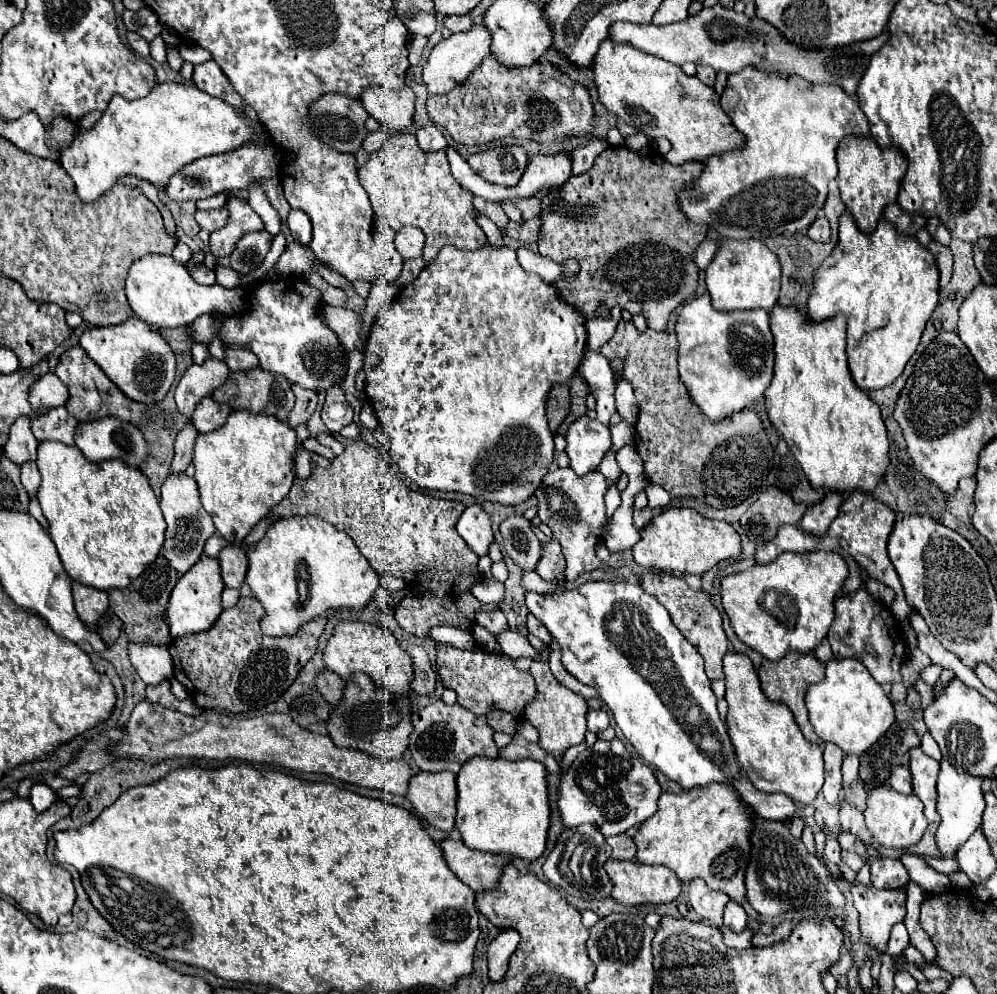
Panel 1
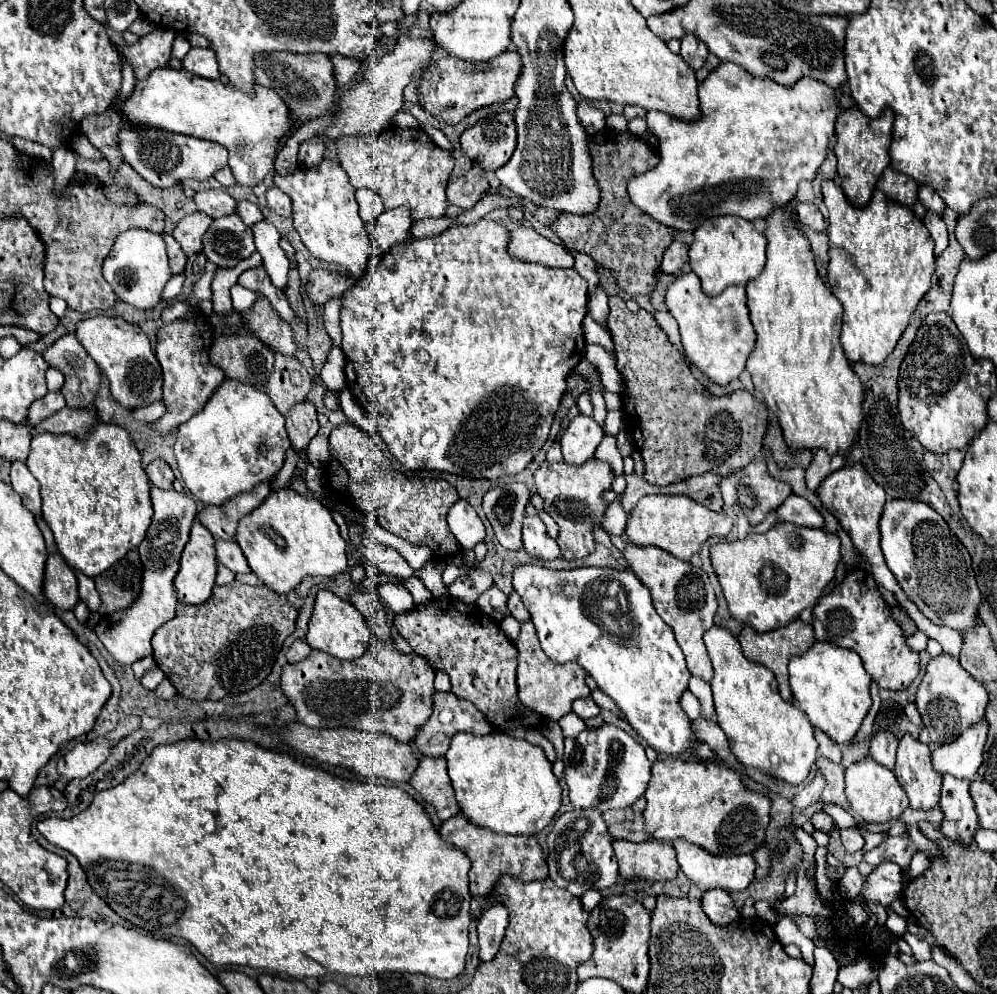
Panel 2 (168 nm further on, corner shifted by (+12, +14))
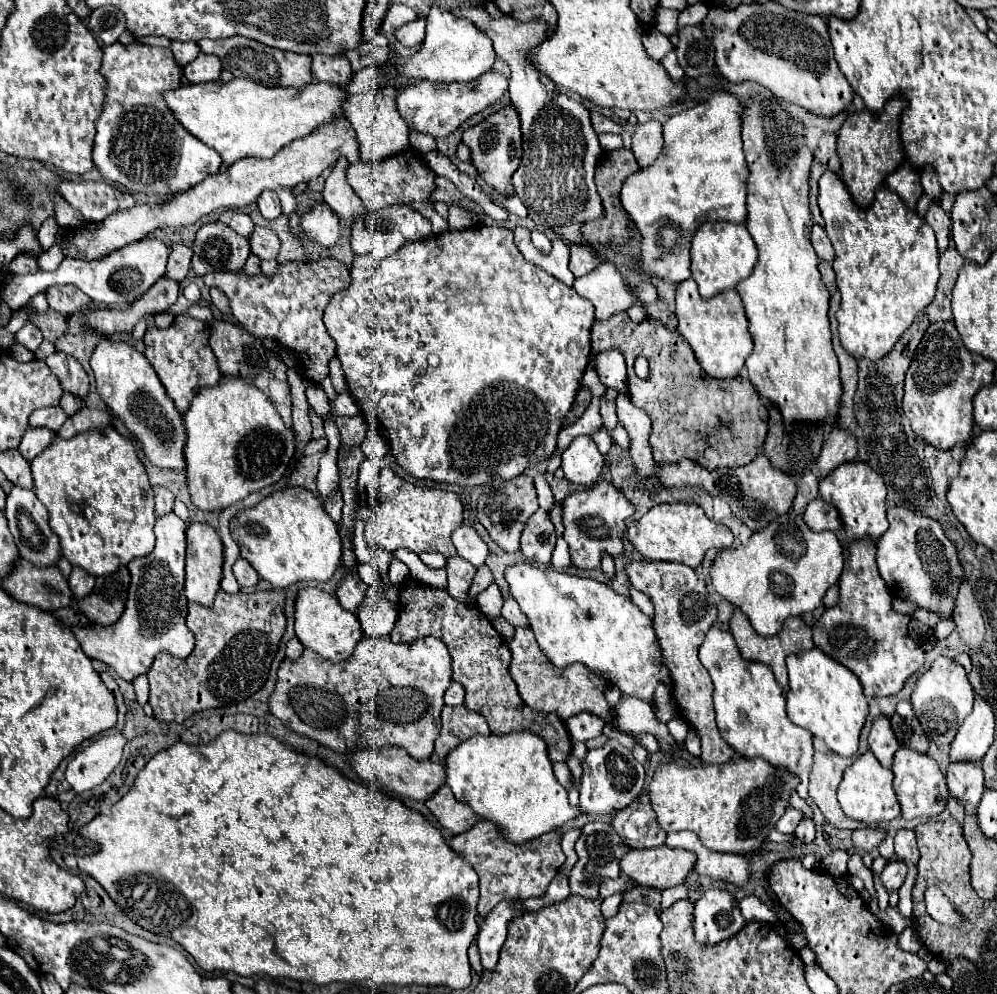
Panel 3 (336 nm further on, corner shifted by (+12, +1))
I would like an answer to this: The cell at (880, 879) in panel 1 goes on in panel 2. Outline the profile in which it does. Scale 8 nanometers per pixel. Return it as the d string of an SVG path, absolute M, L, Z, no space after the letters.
M907 827L909 829L909 839L907 837L889 837L883 845L871 849L869 853L863 855L863 861L877 867L881 865L883 861L891 861L891 863L897 863L901 869L909 867L909 861L911 857L917 853L917 851L923 851L925 855L933 857L933 855L943 855L939 851L939 847L935 843L931 843L931 839L923 837L923 833L917 829L917 827Z

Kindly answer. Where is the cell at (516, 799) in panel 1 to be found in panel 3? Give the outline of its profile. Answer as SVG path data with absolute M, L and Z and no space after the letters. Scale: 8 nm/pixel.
M529 730L509 732L505 736L495 736L495 734L473 736L461 742L455 750L451 750L451 754L445 760L445 766L447 766L447 784L453 790L455 798L467 802L479 818L485 818L497 824L501 834L515 844L529 842L583 814L579 806L569 804L567 790L557 782L547 754L545 740Z

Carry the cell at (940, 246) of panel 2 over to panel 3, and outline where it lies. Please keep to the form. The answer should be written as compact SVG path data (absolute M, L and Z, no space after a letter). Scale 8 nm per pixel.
M931 204L927 214L925 214L925 220L937 234L937 248L939 248L939 252L947 250L947 246L949 246L949 232L951 232L951 218L947 216L947 212L941 206Z

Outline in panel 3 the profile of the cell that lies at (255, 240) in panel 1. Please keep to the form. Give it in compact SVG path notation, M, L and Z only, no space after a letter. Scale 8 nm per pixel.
M223 222L203 224L193 242L191 268L197 276L209 270L241 270L249 256L249 240Z

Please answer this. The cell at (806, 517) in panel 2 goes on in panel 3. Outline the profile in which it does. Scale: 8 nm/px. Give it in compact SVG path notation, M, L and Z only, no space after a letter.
M815 498L813 502L807 504L807 508L803 512L803 520L815 532L823 532L823 530L841 532L843 530L843 522L841 522L835 506L831 506L829 502L823 502L821 498Z

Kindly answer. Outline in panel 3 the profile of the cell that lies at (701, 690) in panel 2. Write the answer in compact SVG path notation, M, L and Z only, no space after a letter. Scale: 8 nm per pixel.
M691 728L688 730L687 737L684 741L686 750L692 754L692 756L700 756L701 754L701 742L697 732Z

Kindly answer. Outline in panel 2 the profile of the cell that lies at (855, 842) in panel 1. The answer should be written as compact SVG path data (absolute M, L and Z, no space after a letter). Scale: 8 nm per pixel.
M815 813L813 817L811 817L811 821L813 821L813 825L815 825L815 829L819 829L819 831L823 831L823 833L831 833L833 831L833 819L829 817L829 815L825 815L825 813Z

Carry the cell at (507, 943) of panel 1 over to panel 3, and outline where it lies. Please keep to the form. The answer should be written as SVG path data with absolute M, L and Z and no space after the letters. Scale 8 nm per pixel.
M507 900L499 902L491 914L487 914L481 920L481 930L477 934L477 944L479 944L479 954L481 954L481 964L485 970L493 970L497 960L499 960L499 950L507 938L507 924L525 914L525 908L517 900Z

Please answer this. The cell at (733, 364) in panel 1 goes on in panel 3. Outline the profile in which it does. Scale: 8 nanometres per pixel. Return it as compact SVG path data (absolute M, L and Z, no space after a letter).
M693 278L677 286L677 310L679 334L691 342L701 368L711 378L733 378L745 366L747 356L753 350L753 338L747 328L747 316L737 290L721 292L713 298L701 298L697 292L697 282Z

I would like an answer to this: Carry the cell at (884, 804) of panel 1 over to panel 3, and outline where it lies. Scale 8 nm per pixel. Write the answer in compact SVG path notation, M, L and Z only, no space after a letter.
M867 750L851 766L847 766L847 770L843 772L843 780L837 788L837 800L839 800L843 812L849 818L863 820L863 822L869 822L869 824L893 820L901 812L897 796L893 792L893 774L891 774L889 768L883 768L877 762L877 758L873 756L871 750Z

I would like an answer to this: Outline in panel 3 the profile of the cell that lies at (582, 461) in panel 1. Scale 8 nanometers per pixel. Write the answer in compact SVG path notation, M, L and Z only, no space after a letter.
M589 436L575 438L569 448L563 450L561 458L561 470L565 472L565 478L579 486L593 486L601 476L601 468L605 464L605 458Z

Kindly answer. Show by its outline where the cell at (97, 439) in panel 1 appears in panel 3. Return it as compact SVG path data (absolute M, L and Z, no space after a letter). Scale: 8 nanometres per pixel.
M29 428L23 438L21 438L21 444L19 444L19 454L25 458L25 460L33 460L35 456L39 456L45 446L49 446L51 442L55 440L55 434L47 428Z

